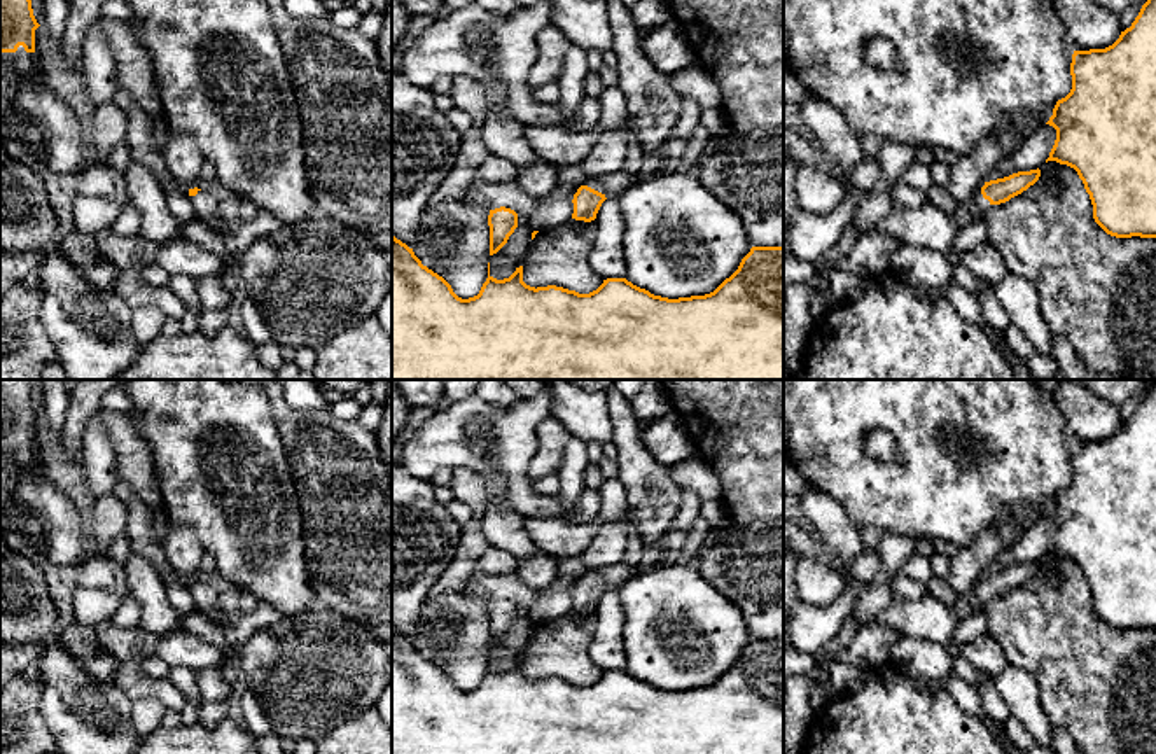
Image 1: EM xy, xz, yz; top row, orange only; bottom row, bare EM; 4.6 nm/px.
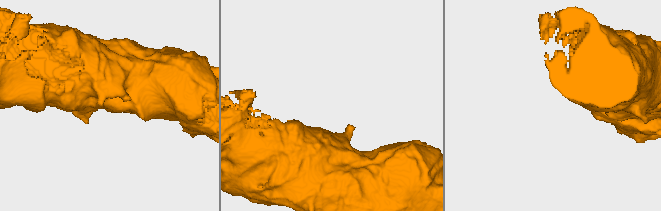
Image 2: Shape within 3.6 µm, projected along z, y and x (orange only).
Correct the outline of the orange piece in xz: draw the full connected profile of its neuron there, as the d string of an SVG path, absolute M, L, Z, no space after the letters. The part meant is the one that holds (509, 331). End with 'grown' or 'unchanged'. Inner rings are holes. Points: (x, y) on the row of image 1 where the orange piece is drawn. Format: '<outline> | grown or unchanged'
M392 236L392 380L783 380L783 247L752 247L738 269L705 296L668 299L626 278L607 278L589 294L556 285L535 289L523 282L523 266L509 278L497 280L488 262L488 278L479 294L462 299L442 276L421 264L413 248Z | unchanged

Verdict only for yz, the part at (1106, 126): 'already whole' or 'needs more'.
already whole

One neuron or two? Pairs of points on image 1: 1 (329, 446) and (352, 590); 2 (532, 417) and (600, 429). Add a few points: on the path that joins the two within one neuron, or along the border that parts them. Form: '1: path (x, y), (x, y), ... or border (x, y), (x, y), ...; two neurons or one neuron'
1: path (341, 481), (352, 509), (352, 555); one neuron
2: border (553, 397), (548, 415); two neurons

